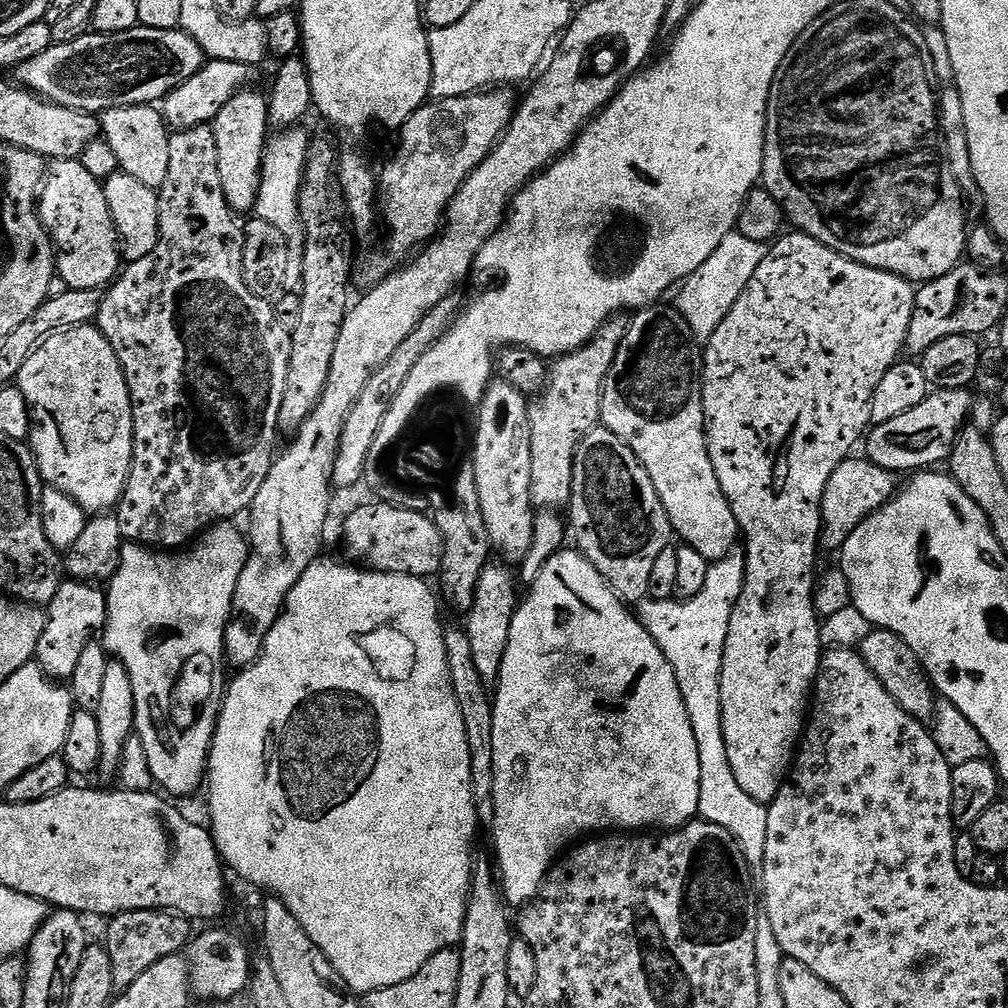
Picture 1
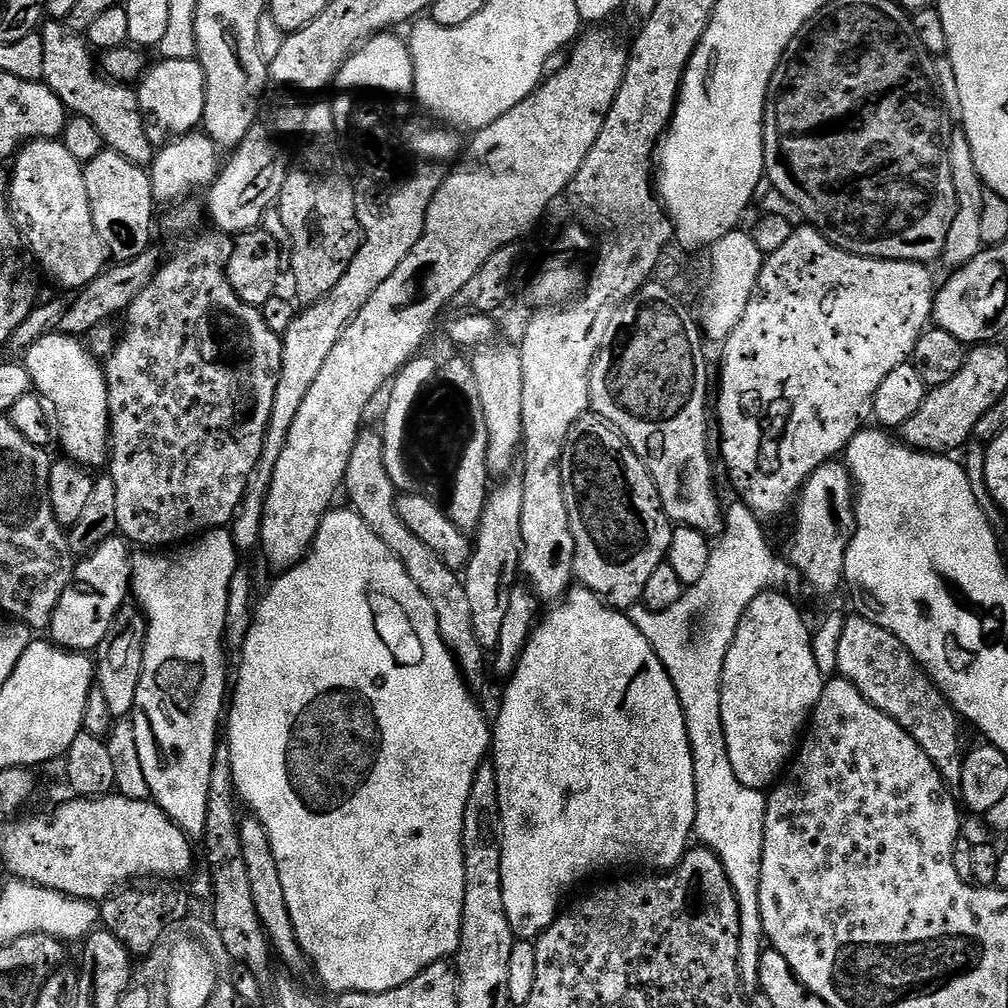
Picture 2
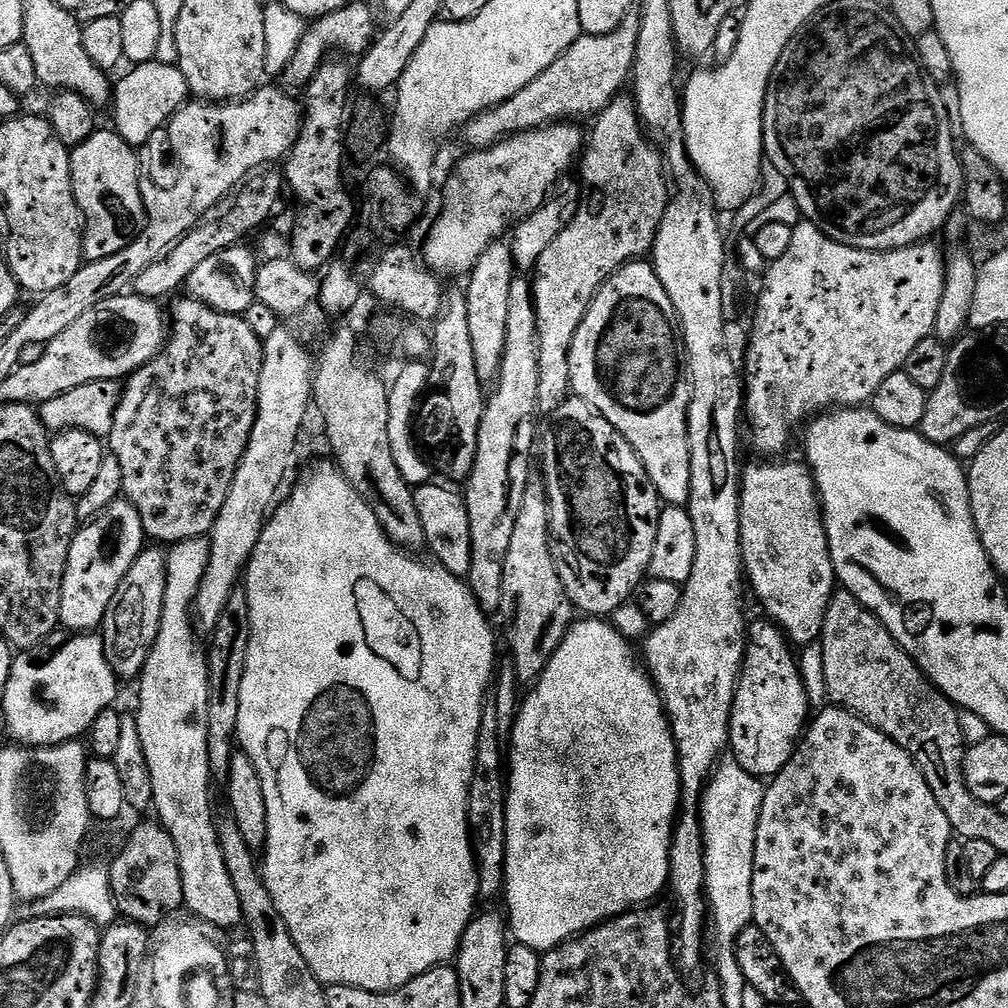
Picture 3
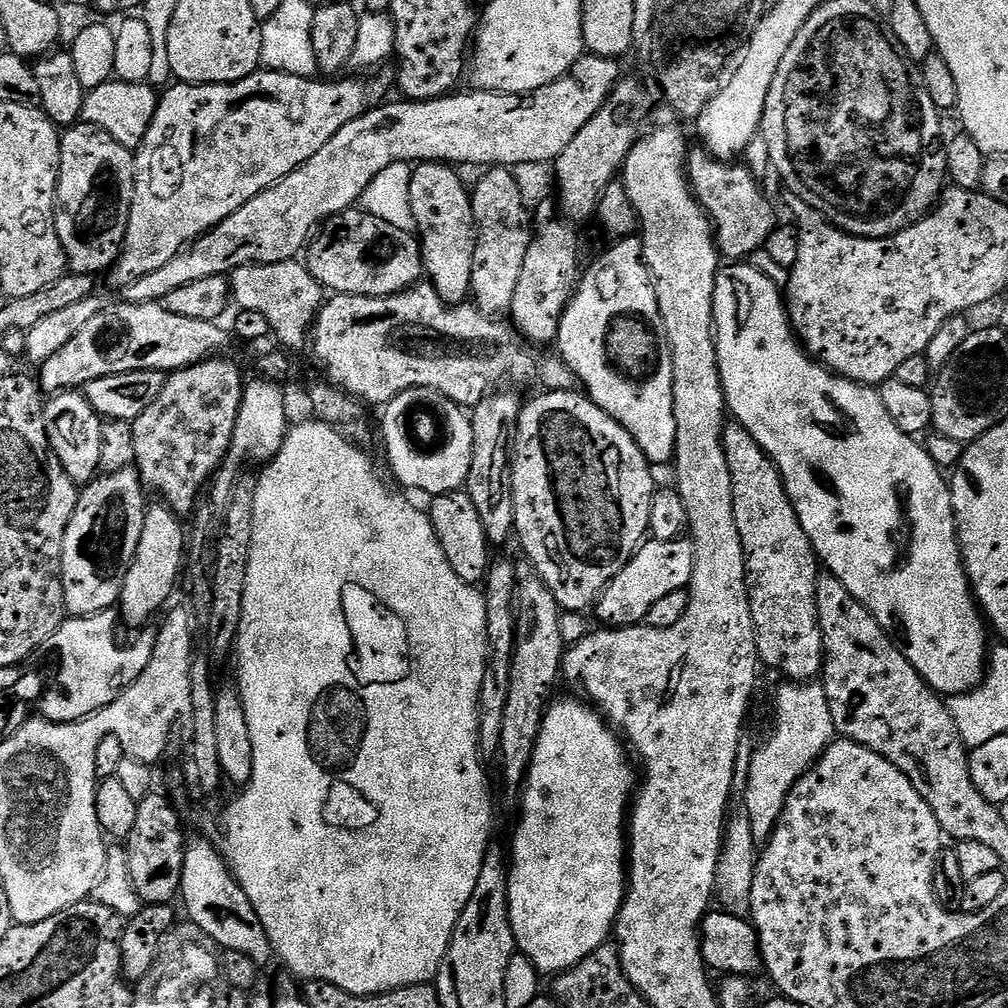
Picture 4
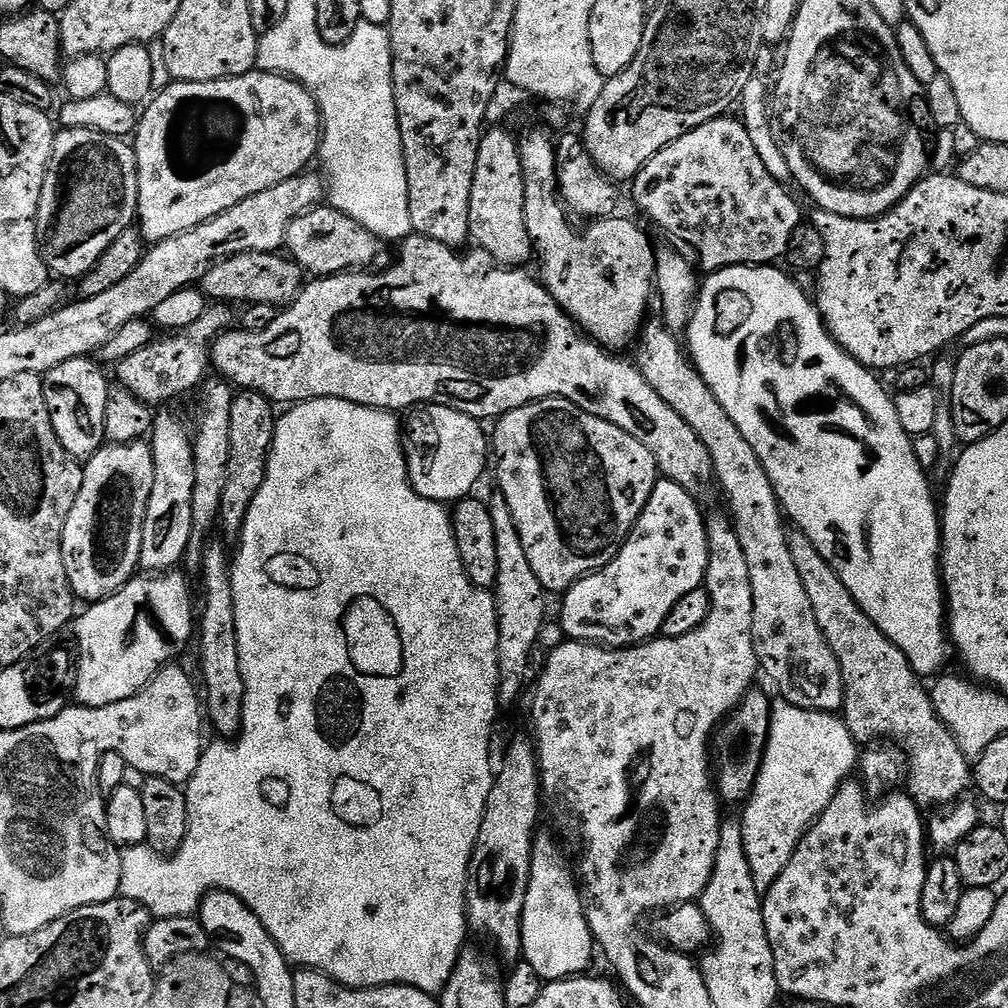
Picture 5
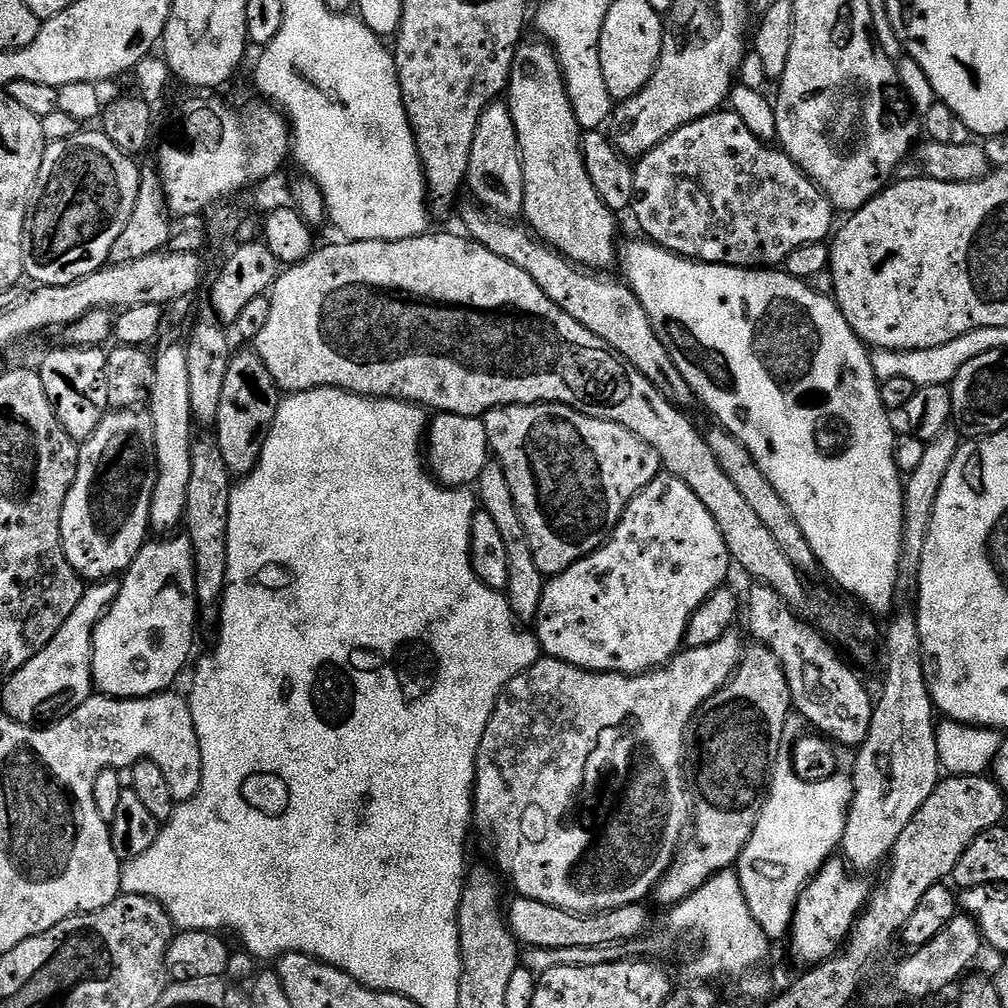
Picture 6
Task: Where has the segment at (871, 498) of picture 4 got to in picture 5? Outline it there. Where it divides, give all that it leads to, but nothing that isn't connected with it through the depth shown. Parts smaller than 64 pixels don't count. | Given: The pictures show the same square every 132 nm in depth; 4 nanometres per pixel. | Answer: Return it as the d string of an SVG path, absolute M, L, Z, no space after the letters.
M740 264L736 267L723 268L713 271L708 281L701 283L692 310L692 315L686 329L686 352L701 378L710 386L714 398L730 414L730 422L742 430L742 438L754 446L754 454L762 462L766 474L780 499L780 506L789 521L818 549L818 554L830 562L830 566L842 578L842 586L850 590L854 602L886 634L902 654L910 662L917 676L932 678L945 671L944 663L950 656L950 637L946 627L946 597L940 574L940 550L942 547L942 512L938 507L938 500L932 497L932 484L928 481L929 473L918 462L912 445L913 437L902 430L902 422L898 422L898 410L895 399L880 385L880 380L873 369L858 363L854 357L839 344L828 332L824 319L820 317L813 297L808 296L787 276L789 273L778 268L780 266L749 266Z

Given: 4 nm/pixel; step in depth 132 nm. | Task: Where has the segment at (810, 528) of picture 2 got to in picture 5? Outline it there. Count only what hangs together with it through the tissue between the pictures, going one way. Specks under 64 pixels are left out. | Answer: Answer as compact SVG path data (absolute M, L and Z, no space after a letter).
M649 319L643 325L644 345L634 357L646 382L655 390L662 402L678 414L702 438L702 446L710 450L712 470L718 488L724 491L732 507L730 519L736 530L738 542L742 542L742 554L746 554L746 566L750 566L750 586L754 594L754 622L752 636L756 640L756 663L776 683L779 695L794 706L806 710L839 713L844 706L842 670L834 650L826 642L814 618L814 606L806 595L806 586L794 566L794 557L788 545L789 525L784 509L776 497L774 486L758 458L754 446L742 438L742 430L730 422L730 414L722 410L718 398L706 386L696 371L685 349L678 341L677 333L664 325L663 319Z

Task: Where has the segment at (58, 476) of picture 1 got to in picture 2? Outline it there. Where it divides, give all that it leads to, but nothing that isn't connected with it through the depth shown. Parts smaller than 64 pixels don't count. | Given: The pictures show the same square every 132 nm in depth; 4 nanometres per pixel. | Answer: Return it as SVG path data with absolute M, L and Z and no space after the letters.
M49 334L38 338L26 349L22 363L28 369L32 387L54 409L58 421L58 444L64 447L63 455L85 469L100 468L110 460L110 433L108 430L108 383L101 361L88 351L83 339L67 334Z

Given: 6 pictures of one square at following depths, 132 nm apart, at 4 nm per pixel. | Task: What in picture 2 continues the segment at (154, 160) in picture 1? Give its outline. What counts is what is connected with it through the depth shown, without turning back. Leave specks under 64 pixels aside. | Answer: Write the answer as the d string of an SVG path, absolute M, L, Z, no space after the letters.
M56 18L49 19L47 22L49 23L48 25L45 23L39 29L43 51L43 83L47 84L50 90L54 90L54 94L64 103L69 113L90 118L90 122L94 122L94 127L98 130L98 134L102 134L105 145L111 151L122 154L122 158L126 158L135 164L141 166L151 165L154 147L152 148L152 140L148 137L151 136L149 129L144 126L144 117L140 115L140 104L136 101L137 89L126 84L117 84L98 74L97 61L96 64L92 61L93 49L89 47L81 33L70 30L67 23L61 22Z

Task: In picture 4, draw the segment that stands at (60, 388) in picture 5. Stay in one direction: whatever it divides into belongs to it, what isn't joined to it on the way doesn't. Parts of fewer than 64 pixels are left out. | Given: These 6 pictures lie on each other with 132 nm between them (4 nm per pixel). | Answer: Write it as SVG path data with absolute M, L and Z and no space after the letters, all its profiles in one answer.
M69 390L55 393L44 405L46 434L58 462L77 486L87 486L100 472L99 458L102 456L102 432L105 421L84 397L83 391Z

